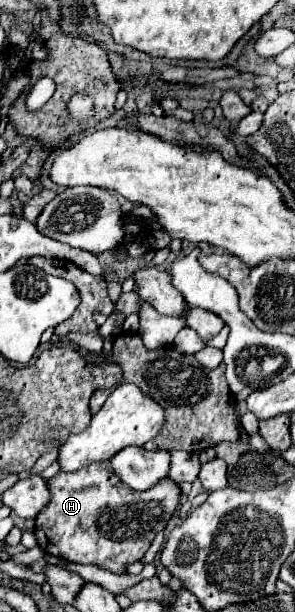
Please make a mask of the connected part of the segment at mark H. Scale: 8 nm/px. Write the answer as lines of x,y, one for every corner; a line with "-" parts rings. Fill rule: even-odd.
91,463
79,471
59,471
45,481
51,499
35,517
39,547
73,563
89,563
111,573
127,573
127,565
143,559
155,535
179,507
181,489
173,479
163,479
147,491
133,491
113,475
109,463

